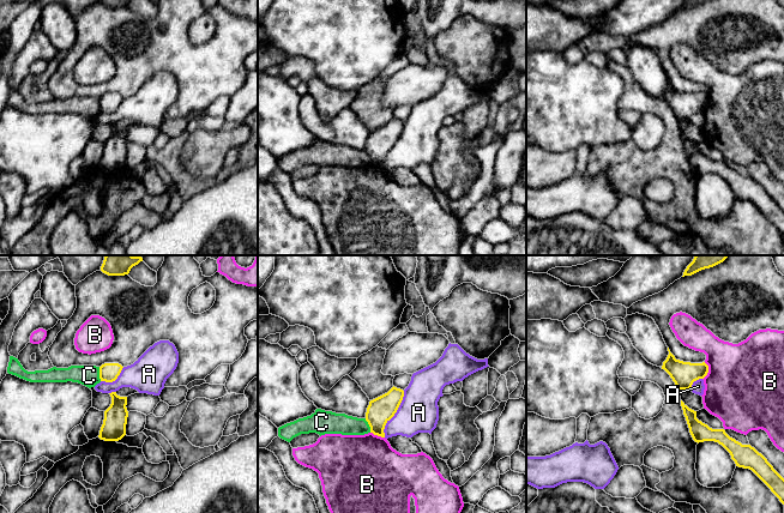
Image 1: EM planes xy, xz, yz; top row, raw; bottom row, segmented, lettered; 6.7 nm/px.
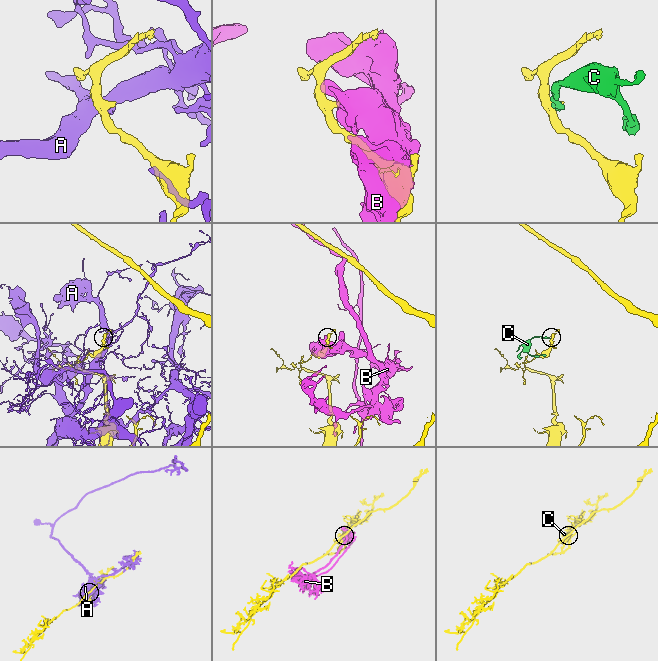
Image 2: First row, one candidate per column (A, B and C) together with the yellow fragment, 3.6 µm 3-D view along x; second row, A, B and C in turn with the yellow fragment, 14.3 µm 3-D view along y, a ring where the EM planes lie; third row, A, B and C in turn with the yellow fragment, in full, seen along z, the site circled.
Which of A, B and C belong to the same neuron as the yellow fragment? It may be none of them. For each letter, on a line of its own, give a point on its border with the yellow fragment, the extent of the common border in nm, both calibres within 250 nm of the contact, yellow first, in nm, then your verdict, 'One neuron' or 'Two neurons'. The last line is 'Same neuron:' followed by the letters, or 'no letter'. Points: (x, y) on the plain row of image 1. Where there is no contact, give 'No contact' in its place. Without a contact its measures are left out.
A: Touches yellow at xz (394, 144). Shared border 340 nm. Thickness 170 nm (yellow) against 280 nm. Two neurons
B: Touches yellow at yz (707, 102). Shared border 120 nm. Thickness 170 nm (yellow) against 500 nm. Two neurons
C: Touches yellow at xy (100, 106). Shared border 100 nm. Thickness 130 nm (yellow) against 140 nm. Two neurons
Same neuron: no letter

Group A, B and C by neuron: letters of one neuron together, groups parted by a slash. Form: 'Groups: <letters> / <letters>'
Groups: A / B / C

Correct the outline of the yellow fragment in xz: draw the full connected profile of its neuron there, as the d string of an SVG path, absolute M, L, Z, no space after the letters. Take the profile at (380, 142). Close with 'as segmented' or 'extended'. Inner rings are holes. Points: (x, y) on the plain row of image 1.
M393 117L387 125L369 133L366 152L370 158L370 164L385 169L385 157L397 144L403 128L404 122Z; as segmented

